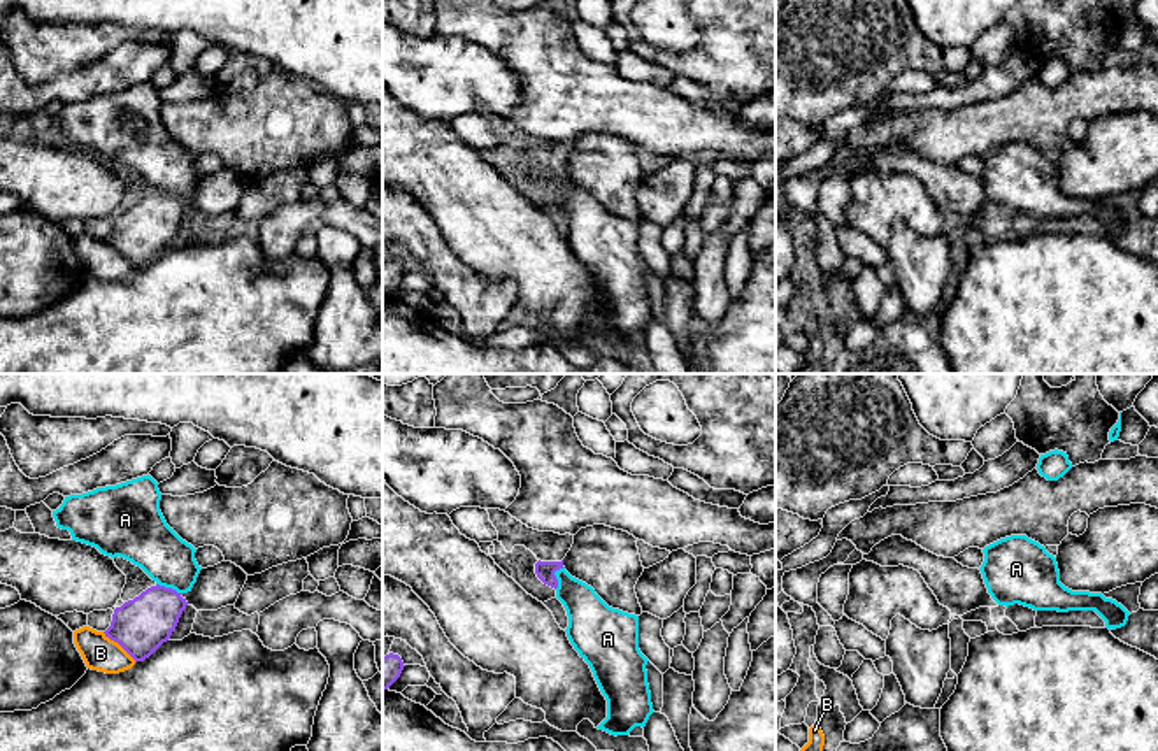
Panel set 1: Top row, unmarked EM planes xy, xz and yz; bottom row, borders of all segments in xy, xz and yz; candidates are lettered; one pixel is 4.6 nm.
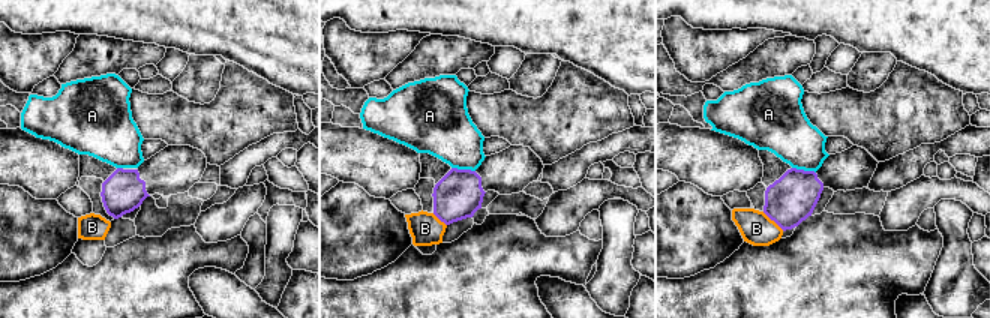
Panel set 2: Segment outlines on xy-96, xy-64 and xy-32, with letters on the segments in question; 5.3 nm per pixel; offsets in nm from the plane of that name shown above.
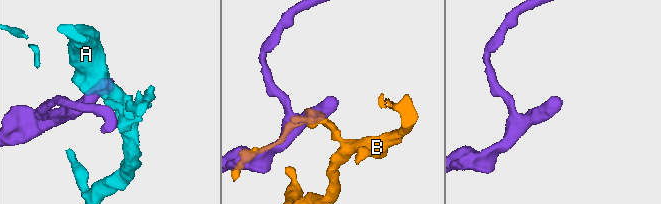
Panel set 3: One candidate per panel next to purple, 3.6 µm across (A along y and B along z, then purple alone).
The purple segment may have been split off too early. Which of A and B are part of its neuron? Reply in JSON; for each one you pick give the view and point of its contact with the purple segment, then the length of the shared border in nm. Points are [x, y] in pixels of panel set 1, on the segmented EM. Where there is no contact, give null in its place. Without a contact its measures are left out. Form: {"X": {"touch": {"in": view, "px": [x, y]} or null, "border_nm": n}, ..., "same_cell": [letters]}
{"same_cell": []}

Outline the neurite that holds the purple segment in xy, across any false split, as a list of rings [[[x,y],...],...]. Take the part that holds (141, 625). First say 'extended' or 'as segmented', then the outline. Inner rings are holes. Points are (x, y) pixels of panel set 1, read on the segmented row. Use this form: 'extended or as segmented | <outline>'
extended | [[[221,561],[202,569],[188,593],[172,588],[151,586],[133,600],[114,609],[105,637],[118,642],[133,660],[144,662],[175,630],[182,611],[193,605],[197,611],[218,611],[235,605],[247,574],[232,561]]]

